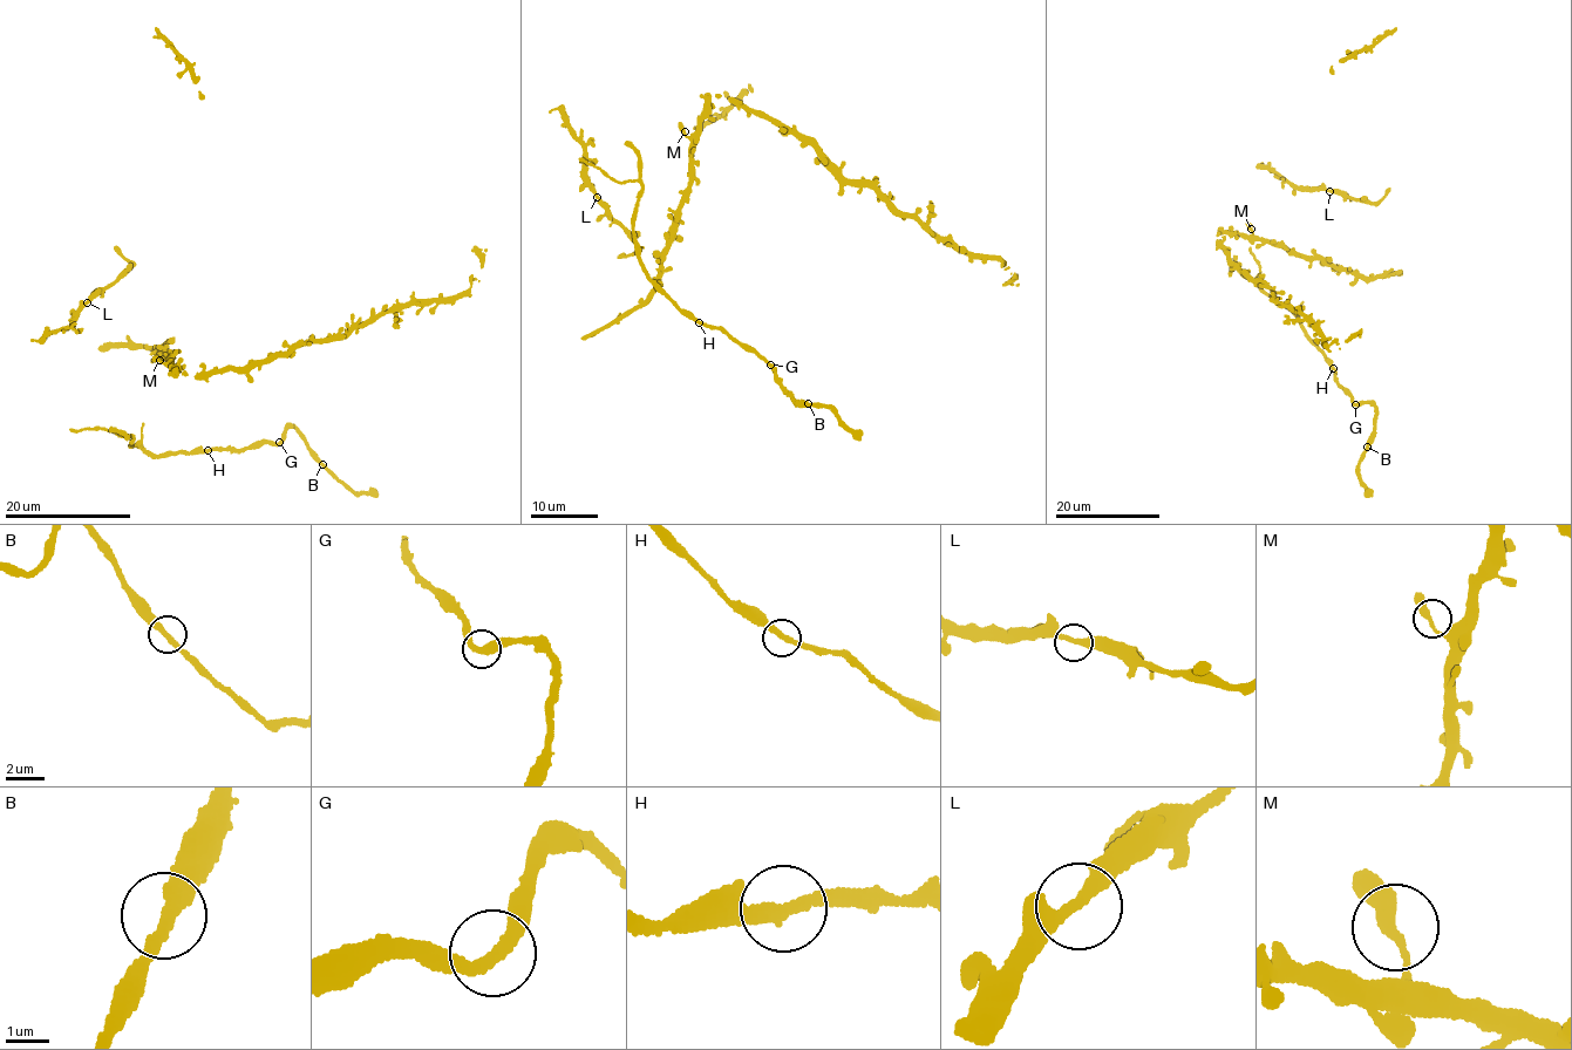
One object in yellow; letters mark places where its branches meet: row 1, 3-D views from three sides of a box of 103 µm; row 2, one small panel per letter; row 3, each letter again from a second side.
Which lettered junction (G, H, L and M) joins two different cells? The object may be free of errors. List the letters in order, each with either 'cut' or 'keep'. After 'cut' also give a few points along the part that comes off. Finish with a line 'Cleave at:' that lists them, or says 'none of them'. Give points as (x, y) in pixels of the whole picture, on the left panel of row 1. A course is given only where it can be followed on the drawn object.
G: keep
H: keep
L: keep
M: keep
Cleave at: none of them

